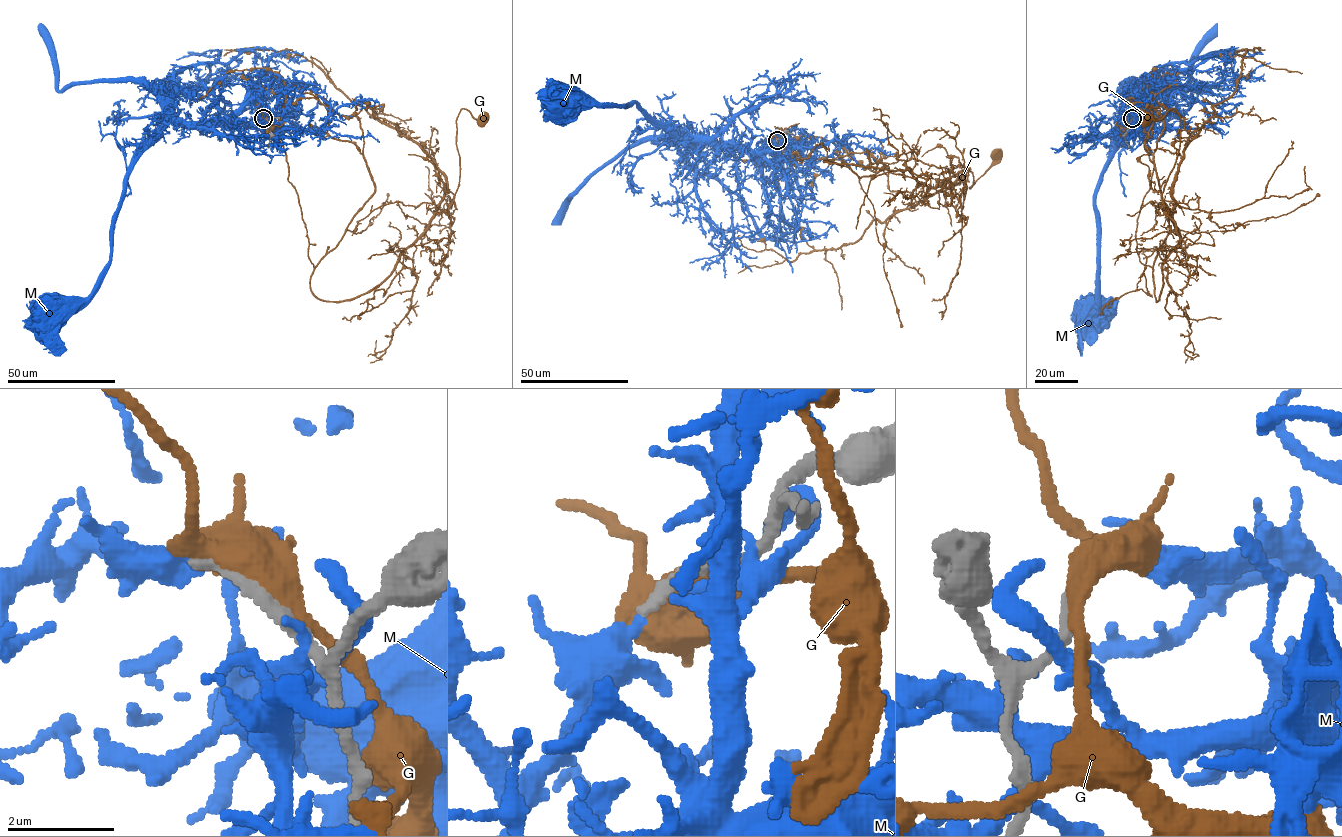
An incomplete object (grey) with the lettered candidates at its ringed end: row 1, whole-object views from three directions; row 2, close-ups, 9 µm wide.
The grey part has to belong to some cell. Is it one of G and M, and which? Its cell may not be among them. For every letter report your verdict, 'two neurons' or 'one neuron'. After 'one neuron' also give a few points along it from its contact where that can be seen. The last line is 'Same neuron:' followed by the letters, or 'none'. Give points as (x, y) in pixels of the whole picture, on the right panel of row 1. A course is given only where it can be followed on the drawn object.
G: two neurons
M: two neurons
Same neuron: none

